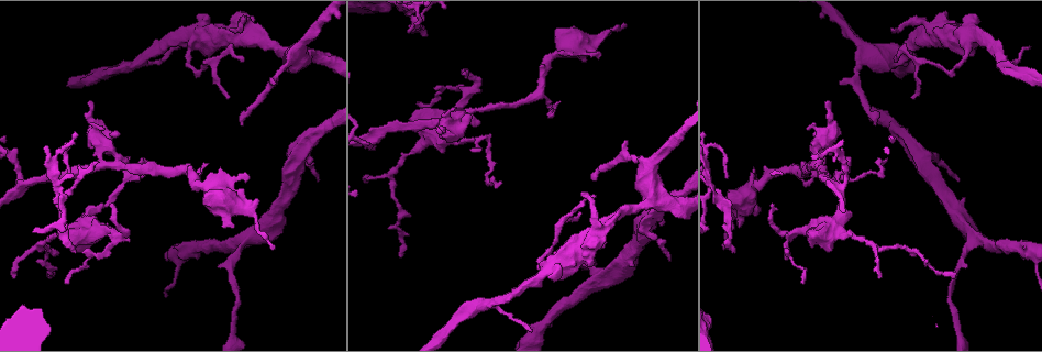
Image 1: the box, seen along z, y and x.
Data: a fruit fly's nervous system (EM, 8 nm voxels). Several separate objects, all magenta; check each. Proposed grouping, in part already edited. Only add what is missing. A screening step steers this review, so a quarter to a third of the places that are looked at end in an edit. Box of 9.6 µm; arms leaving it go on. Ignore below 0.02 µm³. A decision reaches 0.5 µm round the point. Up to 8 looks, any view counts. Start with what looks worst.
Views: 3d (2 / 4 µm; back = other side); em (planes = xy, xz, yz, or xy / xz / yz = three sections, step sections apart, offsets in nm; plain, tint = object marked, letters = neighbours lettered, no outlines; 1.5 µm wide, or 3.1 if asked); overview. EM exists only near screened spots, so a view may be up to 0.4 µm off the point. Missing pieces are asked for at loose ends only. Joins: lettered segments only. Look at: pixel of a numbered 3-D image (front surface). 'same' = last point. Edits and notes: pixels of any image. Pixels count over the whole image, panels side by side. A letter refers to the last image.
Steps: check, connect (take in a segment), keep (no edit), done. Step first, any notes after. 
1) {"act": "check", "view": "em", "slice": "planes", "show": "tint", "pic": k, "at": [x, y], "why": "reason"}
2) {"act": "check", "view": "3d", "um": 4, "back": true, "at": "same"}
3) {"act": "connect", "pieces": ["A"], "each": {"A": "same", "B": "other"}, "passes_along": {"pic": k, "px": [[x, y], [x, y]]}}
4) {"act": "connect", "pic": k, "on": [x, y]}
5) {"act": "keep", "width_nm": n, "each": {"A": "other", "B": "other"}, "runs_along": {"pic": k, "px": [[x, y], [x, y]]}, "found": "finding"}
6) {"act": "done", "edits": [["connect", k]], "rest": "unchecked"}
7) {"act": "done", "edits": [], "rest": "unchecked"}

{"act": "check", "view": "3d", "um": 2, "back": true, "pic": 1, "at": [73, 251]}

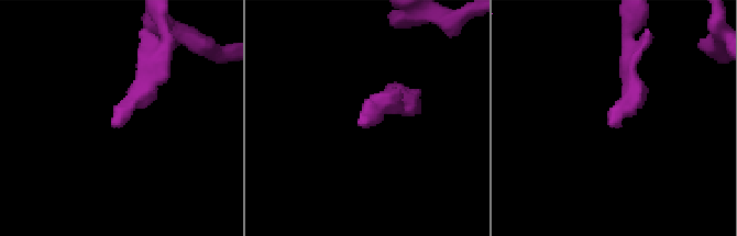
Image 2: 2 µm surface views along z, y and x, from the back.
{"act": "check", "view": "em", "slice": "yz", "step": 4, "show": "tint", "pic": 2, "at": [360, 124], "why": "now the EM"}

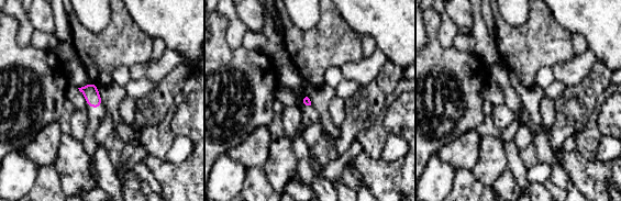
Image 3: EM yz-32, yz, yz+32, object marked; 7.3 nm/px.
{"act": "check", "view": "em", "slice": "planes", "show": "letters", "at": "same", "why": "cut it another way"}

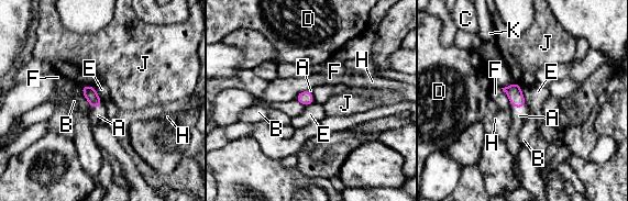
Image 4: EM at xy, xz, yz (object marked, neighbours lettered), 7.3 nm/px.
{"act": "connect", "pieces": ["A"], "each": {"A": "same", "B": "other", "C": "other", "D": "other", "E": "other", "F": "other", "H": "other", "J": "other", "K": "other"}, "passes_along": {"pic": 4, "px": [[514, 91], [518, 107], [519, 115]]}, "found": "the cell continues"}

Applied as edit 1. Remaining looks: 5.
{"act": "check", "view": "overview", "why": "redraw"}

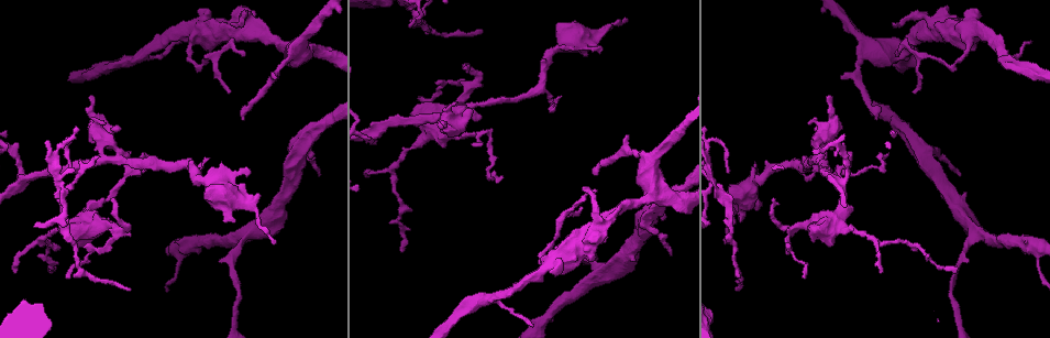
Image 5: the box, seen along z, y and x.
{"act": "check", "view": "3d", "um": 2, "pic": 5, "at": [130, 288], "why": "free end"}

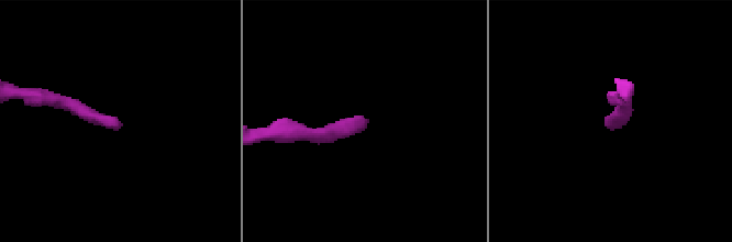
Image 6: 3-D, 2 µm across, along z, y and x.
{"act": "check", "view": "em", "slice": "planes", "show": "letters", "pic": 6, "at": [115, 122]}

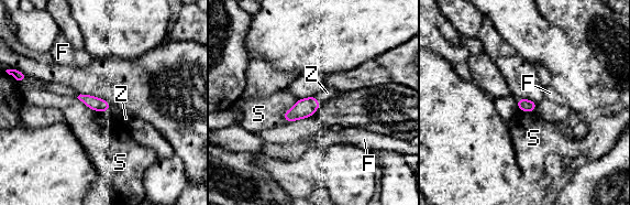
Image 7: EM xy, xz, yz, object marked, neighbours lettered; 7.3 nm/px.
{"act": "connect", "pieces": ["Z"], "longest_contact_nm": ["S", 260], "each": {"F": "other", "S": "other", "Z": "same"}, "found": "the cell continues"}

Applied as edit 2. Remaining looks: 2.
{"act": "done", "edits": [["connect", 4], ["connect", 7]], "rest": "unchecked"}

